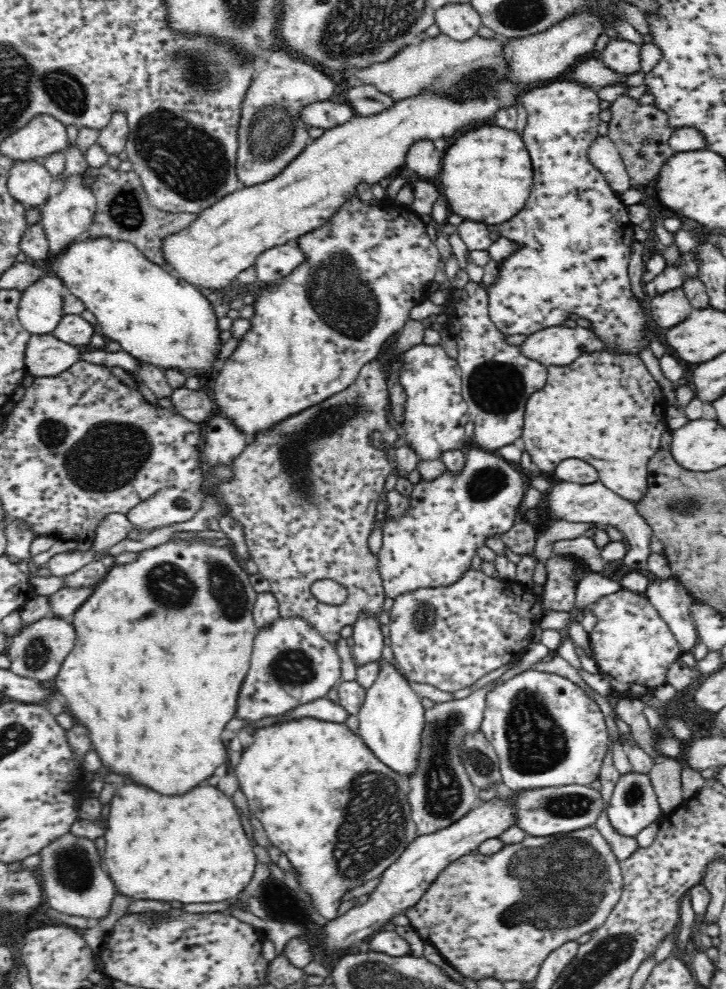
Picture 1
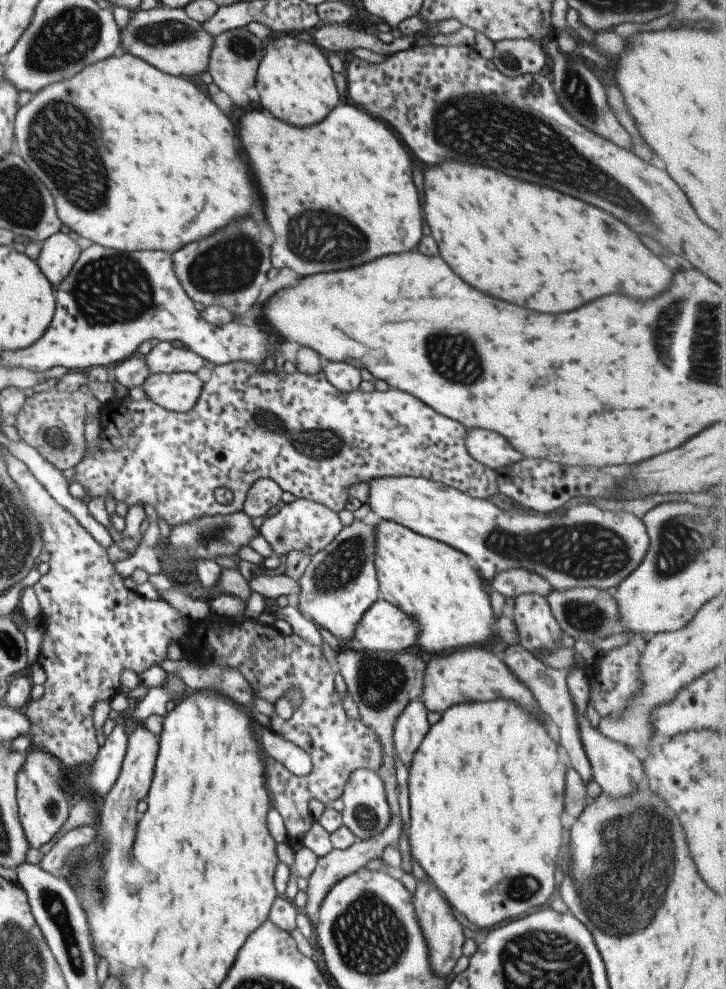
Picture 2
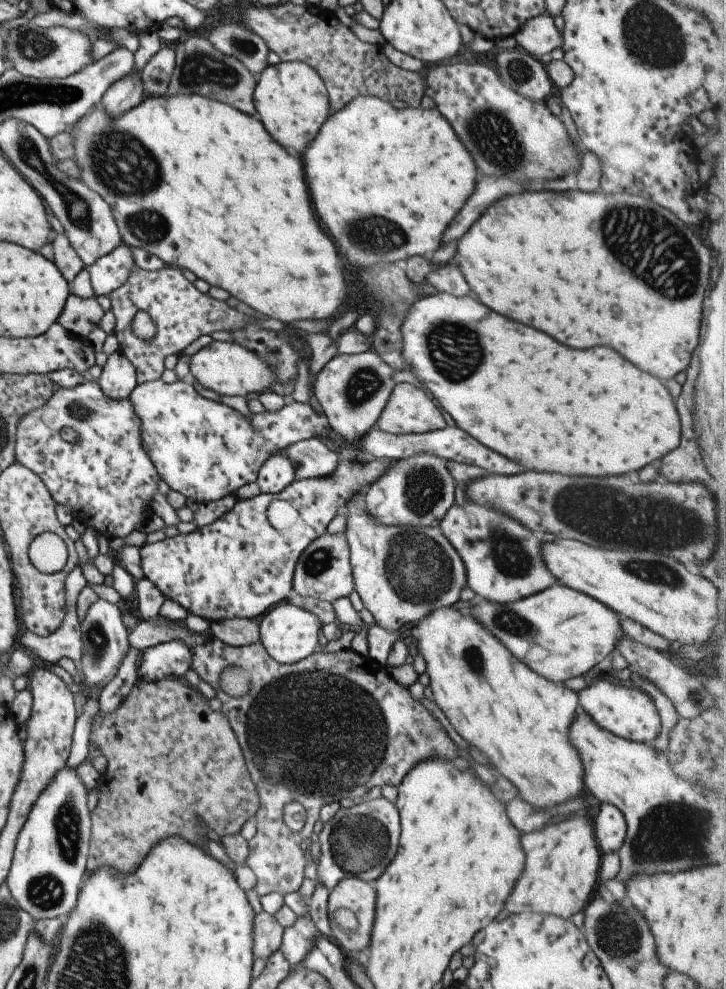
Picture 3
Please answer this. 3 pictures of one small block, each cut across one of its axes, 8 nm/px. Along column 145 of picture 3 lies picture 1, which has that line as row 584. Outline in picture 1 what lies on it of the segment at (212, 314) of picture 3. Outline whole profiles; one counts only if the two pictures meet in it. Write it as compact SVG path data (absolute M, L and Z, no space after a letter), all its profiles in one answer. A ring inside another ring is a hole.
M378 360L370 361L364 364L358 373L357 379L346 390L322 400L320 404L314 404L298 414L288 416L280 423L274 424L270 430L266 432L258 432L258 436L254 436L254 440L244 447L244 450L232 461L231 469L233 477L225 483L218 486L218 494L222 498L225 512L230 518L234 518L244 529L244 539L250 553L250 558L256 563L258 573L260 573L270 583L271 593L277 599L280 617L302 617L304 621L308 621L312 627L329 640L335 643L340 637L340 630L344 626L353 625L360 613L370 613L374 617L383 616L382 606L385 601L385 591L379 571L379 556L372 554L368 547L368 538L377 526L376 513L381 508L380 496L384 492L384 482L393 472L392 466L388 461L386 453L382 451L382 447L374 445L372 438L377 435L382 437L390 445L393 445L400 435L400 429L389 427L386 418L386 405L390 404L388 396L388 387L386 385L388 374L383 370L383 364ZM330 578L342 585L348 591L348 599L340 606L330 606L320 603L311 592L311 586L316 580L324 580Z

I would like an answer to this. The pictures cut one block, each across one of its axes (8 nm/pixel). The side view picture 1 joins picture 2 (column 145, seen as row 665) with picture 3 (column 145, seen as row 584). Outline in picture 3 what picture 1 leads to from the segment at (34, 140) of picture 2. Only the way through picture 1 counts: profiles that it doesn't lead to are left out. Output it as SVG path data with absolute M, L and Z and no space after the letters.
M196 94L153 95L145 98L139 106L120 114L120 118L112 118L101 104L92 108L79 122L69 128L74 138L74 162L80 168L80 178L88 188L100 194L113 208L114 220L118 224L120 237L127 247L134 246L158 256L170 267L188 269L198 279L205 280L210 287L218 287L230 292L238 300L246 302L254 310L262 312L284 324L292 324L296 320L322 320L322 318L338 317L346 310L346 280L340 270L340 258L334 242L320 230L316 214L310 204L308 186L304 180L302 162L296 156L290 156L272 136L264 130L264 126L240 110L228 106L227 103L204 98Z

